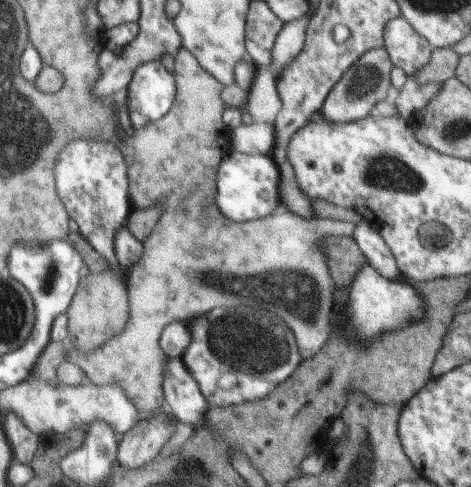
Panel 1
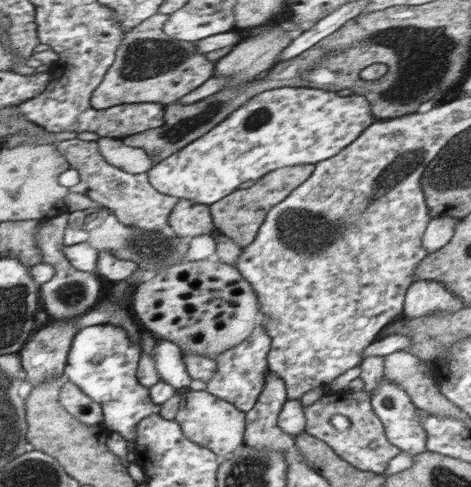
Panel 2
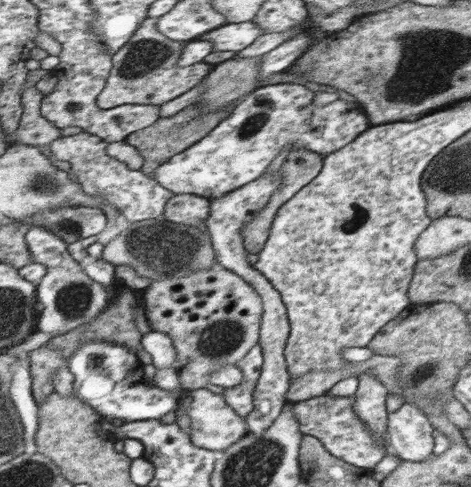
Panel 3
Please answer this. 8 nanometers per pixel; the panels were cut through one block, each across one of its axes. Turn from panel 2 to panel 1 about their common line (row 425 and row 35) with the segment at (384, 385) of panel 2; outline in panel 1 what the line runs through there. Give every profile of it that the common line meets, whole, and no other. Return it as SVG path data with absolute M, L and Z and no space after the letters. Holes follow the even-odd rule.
M397 16L389 20L383 30L383 48L391 62L405 70L407 78L431 62L431 44L425 36L417 34L411 24Z

